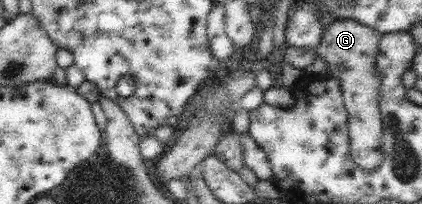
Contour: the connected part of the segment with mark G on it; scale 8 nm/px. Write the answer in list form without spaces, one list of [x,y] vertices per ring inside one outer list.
[[[335,19],[322,34],[321,42],[316,48],[317,55],[327,62],[328,73],[326,78],[335,78],[341,82],[341,94],[344,108],[348,115],[348,135],[351,146],[351,157],[363,170],[379,168],[385,159],[386,137],[380,114],[379,98],[383,93],[383,77],[379,77],[376,65],[377,51],[382,34],[369,26],[361,24],[355,19]]]

